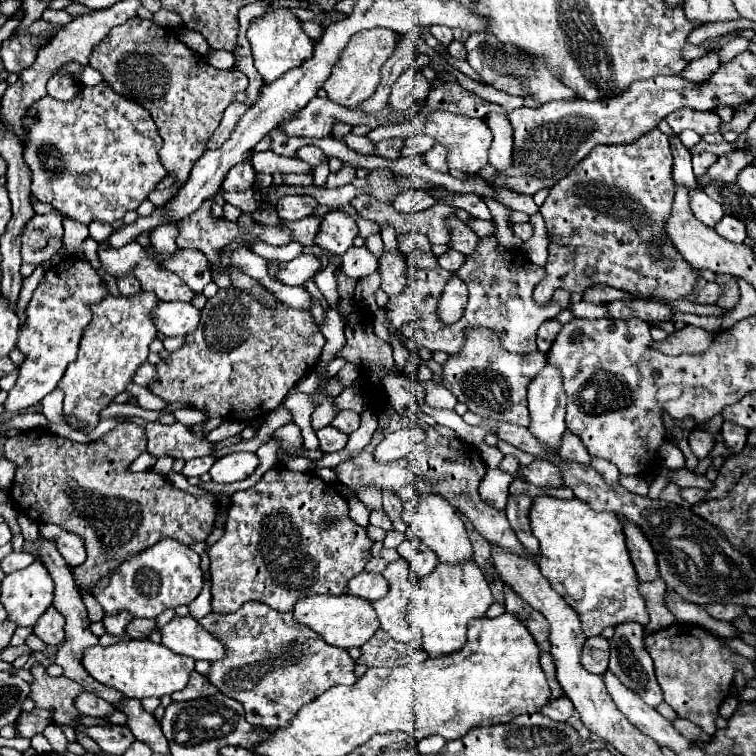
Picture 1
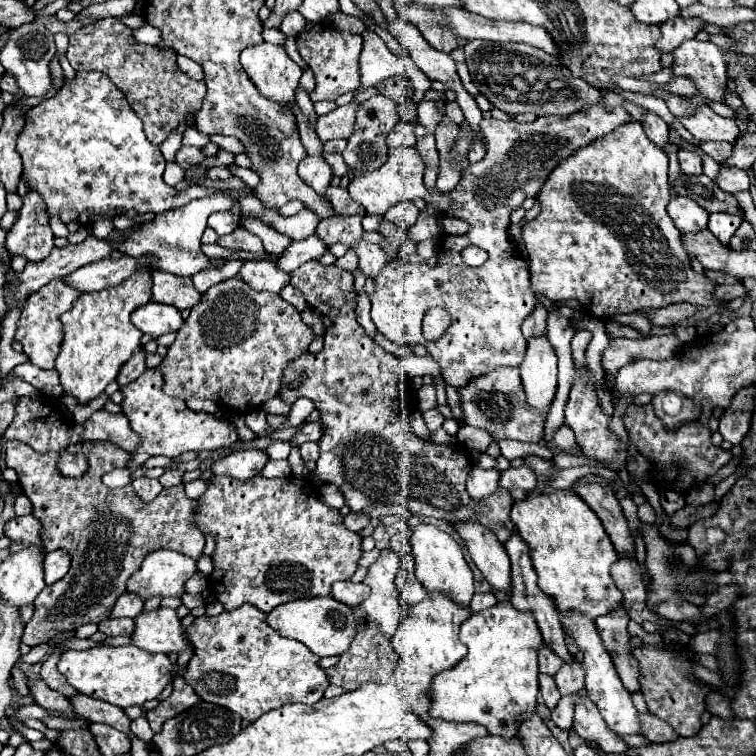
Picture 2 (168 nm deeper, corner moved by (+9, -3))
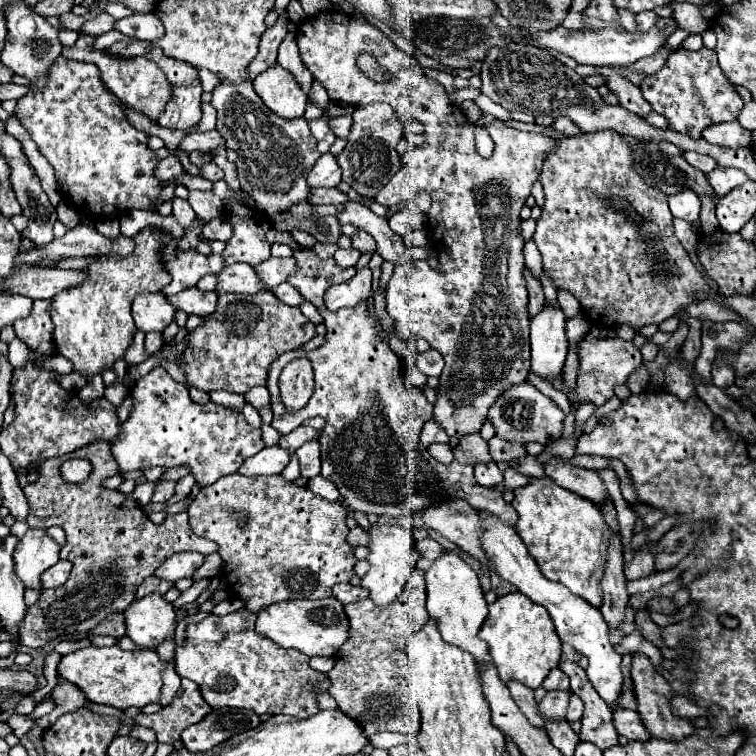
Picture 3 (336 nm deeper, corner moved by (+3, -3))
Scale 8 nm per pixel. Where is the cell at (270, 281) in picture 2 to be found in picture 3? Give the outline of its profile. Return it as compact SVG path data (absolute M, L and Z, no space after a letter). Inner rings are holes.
M235 263L217 273L217 293L259 293L261 283L255 269L247 263Z

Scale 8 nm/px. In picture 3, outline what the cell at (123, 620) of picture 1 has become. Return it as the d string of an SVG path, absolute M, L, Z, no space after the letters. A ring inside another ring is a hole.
M149 575L139 587L137 587L137 593L135 593L135 597L137 599L141 599L141 597L145 597L145 595L149 595L149 593L153 593L157 587L159 587L159 583L161 583L161 579L159 577L155 577L155 575Z

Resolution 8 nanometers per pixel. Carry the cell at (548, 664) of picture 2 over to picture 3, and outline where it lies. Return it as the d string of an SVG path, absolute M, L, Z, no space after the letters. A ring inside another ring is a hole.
M555 667L555 669L549 671L547 679L543 681L543 689L545 691L555 691L555 689L569 691L569 679L567 679L567 675L559 667Z

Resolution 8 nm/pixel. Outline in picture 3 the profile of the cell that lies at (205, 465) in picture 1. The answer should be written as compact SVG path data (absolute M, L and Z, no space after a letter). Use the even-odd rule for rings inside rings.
M161 481L155 485L155 493L151 497L151 503L167 503L175 493L175 483L173 481Z

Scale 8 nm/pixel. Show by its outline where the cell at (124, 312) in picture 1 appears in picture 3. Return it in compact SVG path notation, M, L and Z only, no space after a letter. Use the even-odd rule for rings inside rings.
M145 227L133 237L135 249L127 257L97 255L93 263L83 267L83 283L61 291L51 299L51 319L55 325L53 339L59 353L67 357L75 371L93 377L111 369L115 359L121 359L137 331L131 317L131 303L139 293L157 293L171 283L171 275L163 265L163 247L171 239L169 229Z

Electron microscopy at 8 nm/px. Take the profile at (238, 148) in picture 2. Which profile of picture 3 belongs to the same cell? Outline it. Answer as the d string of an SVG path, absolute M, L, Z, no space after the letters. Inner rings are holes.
M213 129L207 133L187 133L185 139L181 139L181 143L177 145L177 149L183 153L191 153L191 151L213 153L217 149L217 145L221 145L221 143L223 143L223 137Z

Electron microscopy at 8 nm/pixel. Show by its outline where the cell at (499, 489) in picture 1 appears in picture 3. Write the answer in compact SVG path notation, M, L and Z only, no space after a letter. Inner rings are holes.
M489 461L489 463L481 463L475 467L475 479L483 487L493 487L503 481L503 473L495 461Z

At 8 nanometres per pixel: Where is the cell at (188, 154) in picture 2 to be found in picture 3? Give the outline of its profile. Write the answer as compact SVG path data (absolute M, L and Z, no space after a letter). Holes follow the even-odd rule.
M173 155L161 159L161 161L159 161L159 167L155 167L155 177L157 177L157 179L163 179L163 181L175 179L175 177L181 175L181 173L185 173L185 169L183 169L183 165L179 163L179 159L173 157Z

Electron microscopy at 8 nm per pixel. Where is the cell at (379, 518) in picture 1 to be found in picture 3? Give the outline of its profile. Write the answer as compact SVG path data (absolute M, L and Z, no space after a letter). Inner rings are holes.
M357 527L357 529L349 531L347 541L351 543L351 547L357 547L357 545L367 545L367 541L369 541L369 533L367 533L367 529Z

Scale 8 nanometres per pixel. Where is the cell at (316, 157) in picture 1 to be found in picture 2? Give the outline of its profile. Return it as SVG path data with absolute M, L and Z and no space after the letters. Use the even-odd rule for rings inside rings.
M307 155L301 163L299 163L299 177L311 185L317 195L321 195L323 199L327 197L325 191L329 189L329 183L331 183L331 167L327 165L327 161L323 157L317 157L317 155Z

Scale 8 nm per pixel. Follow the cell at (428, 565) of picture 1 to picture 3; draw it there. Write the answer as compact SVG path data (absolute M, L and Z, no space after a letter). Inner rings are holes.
M415 569L405 583L403 591L387 607L375 605L371 599L345 605L349 619L349 639L335 653L335 667L327 673L331 679L329 693L335 697L337 707L351 715L367 737L379 731L399 731L409 737L419 733L419 707L405 695L405 673L411 669L407 659L407 643L411 635L421 631L429 621L425 611L425 579L423 571Z

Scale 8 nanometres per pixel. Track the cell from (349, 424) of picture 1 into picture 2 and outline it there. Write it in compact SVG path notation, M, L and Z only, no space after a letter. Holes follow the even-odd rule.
M315 421L315 423L307 423L307 425L305 425L305 427L291 439L291 443L301 445L301 443L305 443L305 441L319 441L321 435L323 435L323 429L325 429L325 427L321 427L319 421Z

